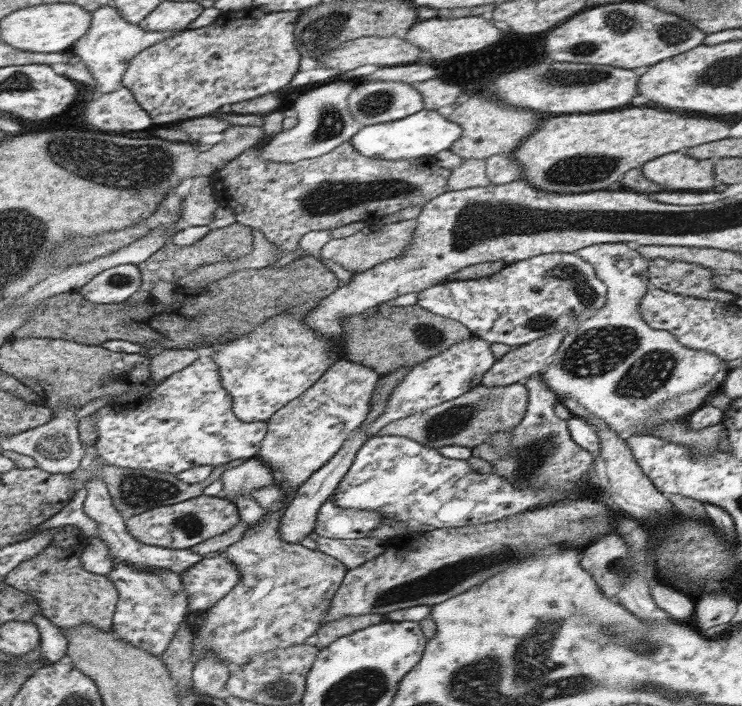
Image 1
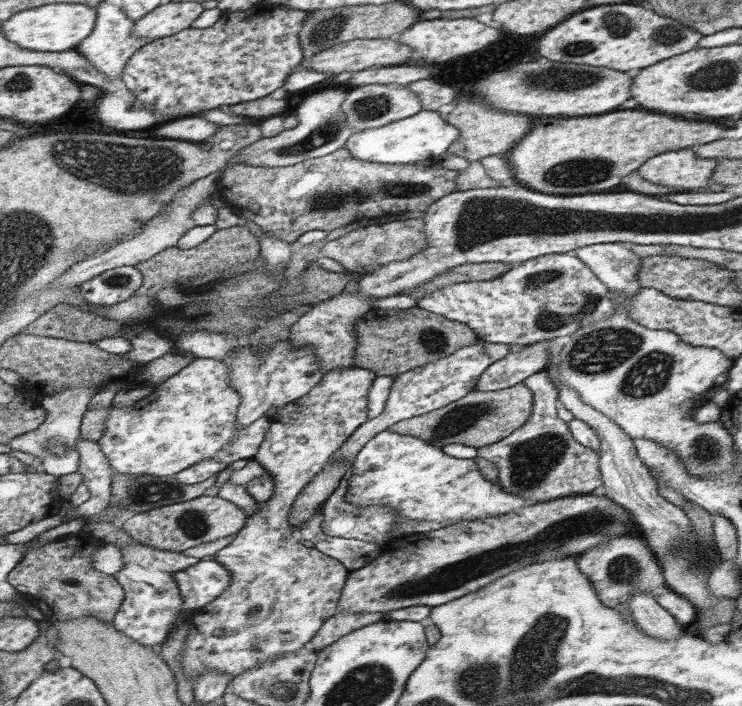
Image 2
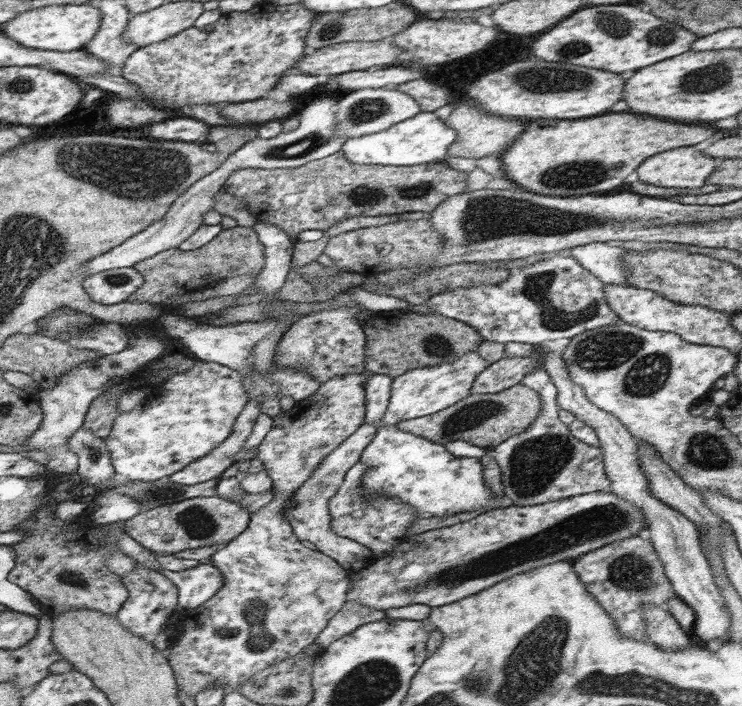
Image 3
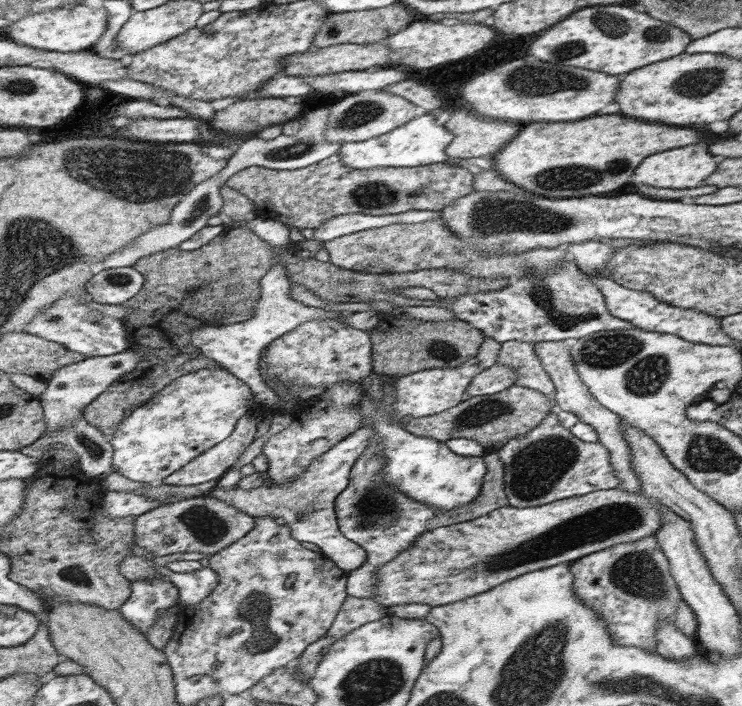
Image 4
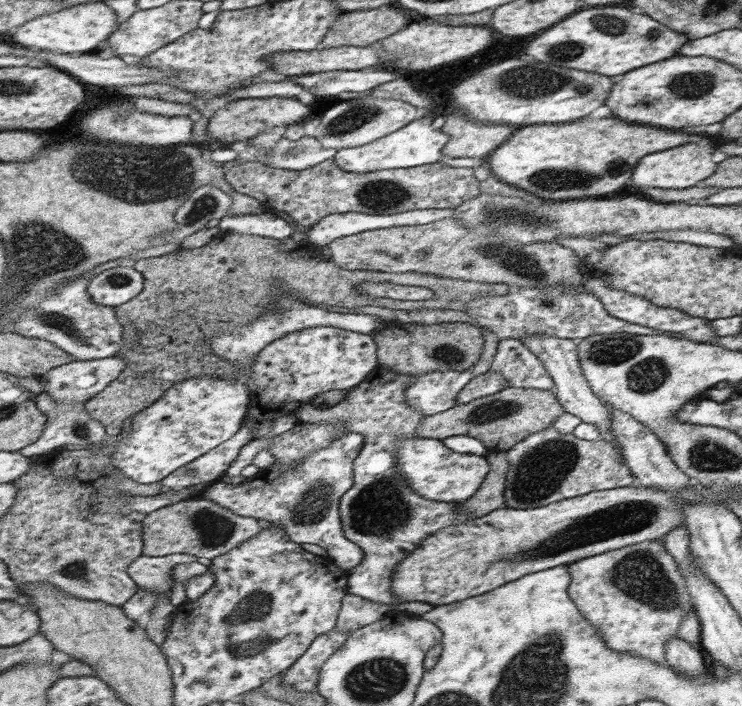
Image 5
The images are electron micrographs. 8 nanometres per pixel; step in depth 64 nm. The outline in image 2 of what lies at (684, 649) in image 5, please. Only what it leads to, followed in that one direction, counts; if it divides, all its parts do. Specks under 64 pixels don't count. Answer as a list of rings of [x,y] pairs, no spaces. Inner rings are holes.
[[[632,593],[629,607],[633,620],[651,636],[673,640],[683,632],[677,620],[648,593]]]

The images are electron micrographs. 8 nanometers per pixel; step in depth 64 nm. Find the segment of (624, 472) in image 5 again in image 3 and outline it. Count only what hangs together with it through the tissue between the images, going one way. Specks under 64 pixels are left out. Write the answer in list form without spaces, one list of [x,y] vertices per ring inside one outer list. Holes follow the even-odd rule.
[[[557,253],[526,268],[512,270],[501,284],[478,284],[447,290],[431,296],[424,305],[435,310],[436,314],[472,325],[472,328],[483,335],[483,340],[504,343],[503,356],[508,358],[528,356],[536,346],[546,340],[572,339],[601,326],[616,325],[621,320],[608,303],[604,282],[584,269],[573,257],[559,256]],[[542,366],[525,374],[521,383],[539,392],[543,408],[541,417],[530,428],[497,444],[485,448],[485,455],[496,460],[501,468],[505,500],[516,506],[544,504],[576,495],[608,490],[611,480],[607,477],[604,453],[600,446],[583,443],[559,417],[557,388]]]

